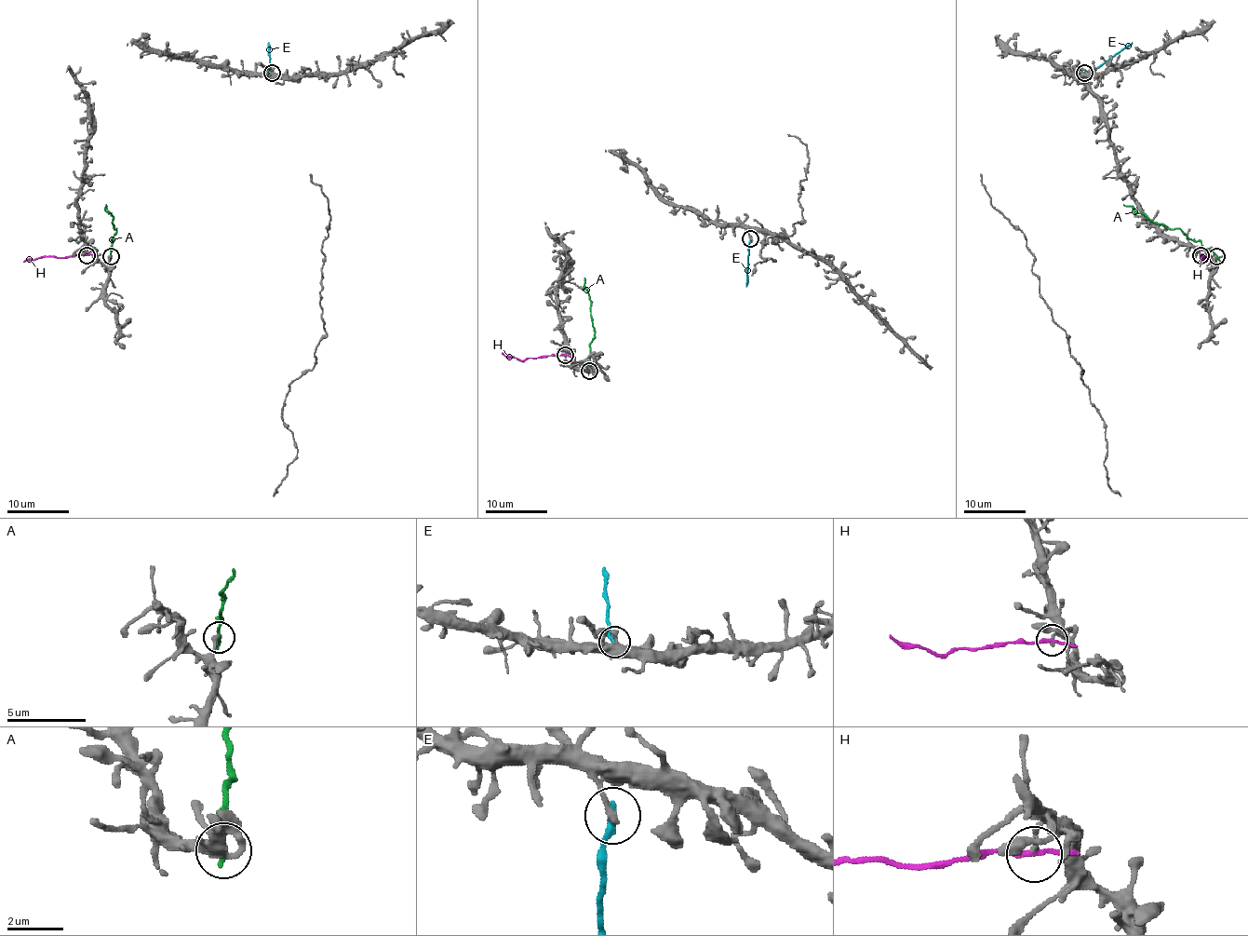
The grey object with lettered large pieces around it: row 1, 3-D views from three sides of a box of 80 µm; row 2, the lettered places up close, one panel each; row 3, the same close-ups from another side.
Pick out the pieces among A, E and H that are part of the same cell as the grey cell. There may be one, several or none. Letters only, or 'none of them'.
none of them

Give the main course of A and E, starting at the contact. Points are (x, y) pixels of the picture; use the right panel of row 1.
A: (1216, 256), (1199, 240), (1191, 240), (1179, 228), (1155, 223), (1123, 204)
E: (1083, 73), (1099, 68), (1132, 42)

